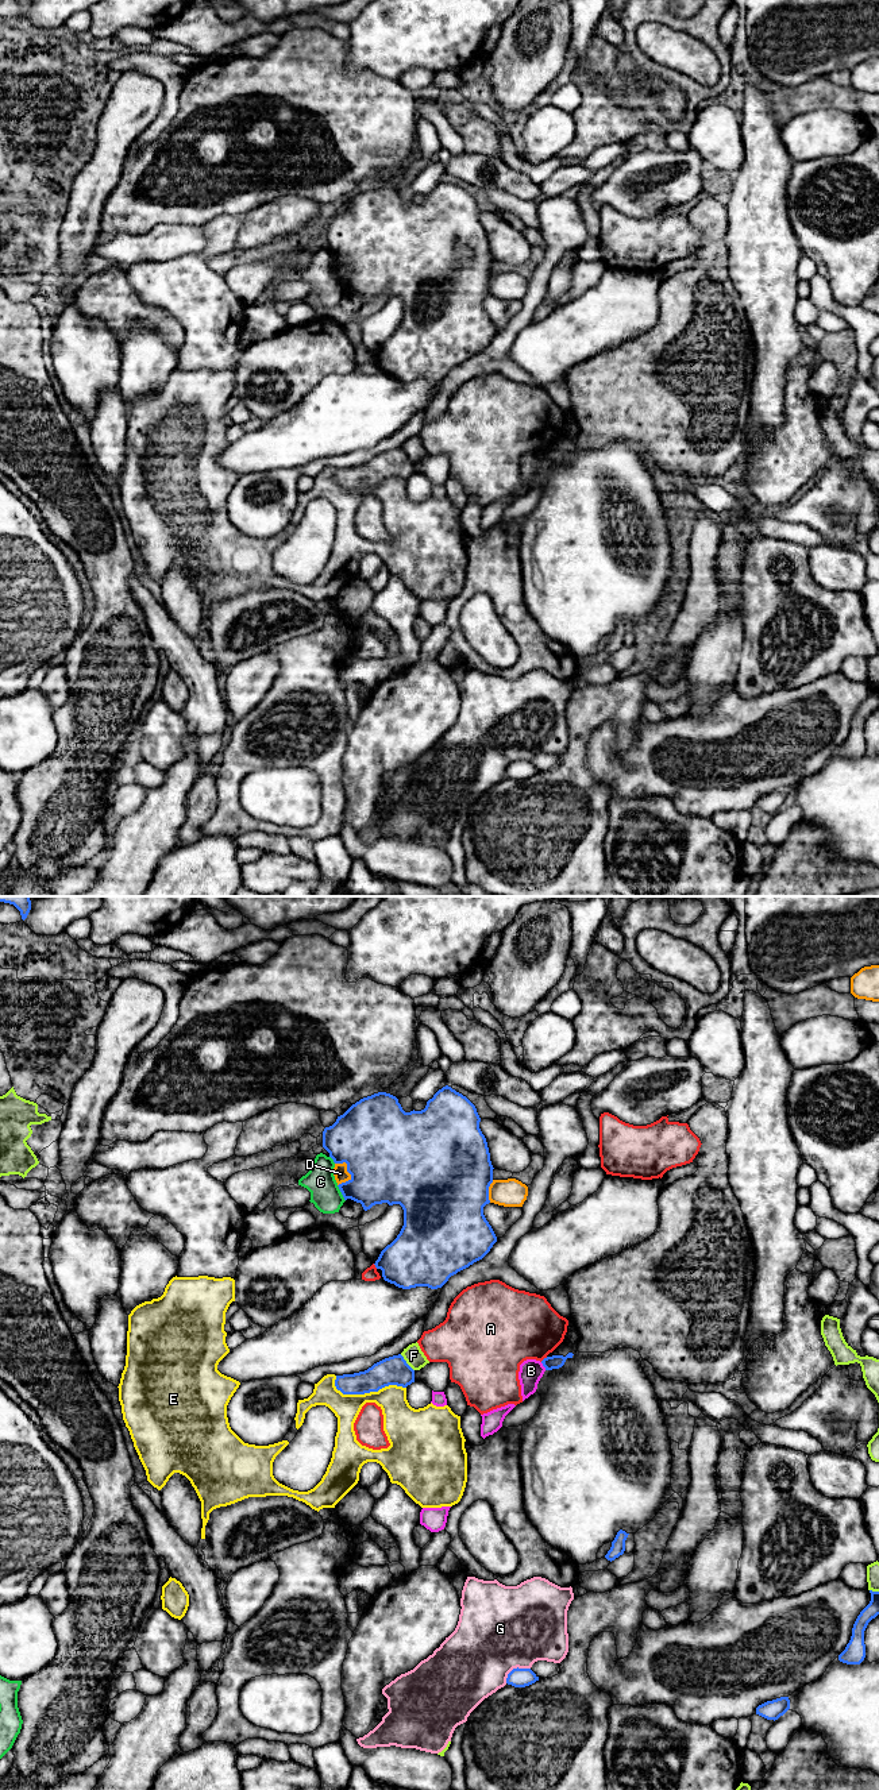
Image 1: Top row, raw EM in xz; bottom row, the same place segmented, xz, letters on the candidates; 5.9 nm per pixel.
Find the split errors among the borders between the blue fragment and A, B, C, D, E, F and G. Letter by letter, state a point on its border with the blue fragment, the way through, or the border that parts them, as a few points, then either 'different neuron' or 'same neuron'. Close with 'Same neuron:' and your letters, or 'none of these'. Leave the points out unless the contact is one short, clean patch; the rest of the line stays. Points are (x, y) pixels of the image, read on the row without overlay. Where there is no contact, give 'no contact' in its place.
A: contact xz (544, 451); different neuron
B: contact xz (543, 458); border xz (540, 455), (546, 462); different neuron
C: contact xz (342, 286); different neuron
D: contact xz (351, 269); different neuron
E: contact xz (367, 485); different neuron
F: contact xz (405, 455); different neuron
G: contact xz (515, 762); different neuron
Same neuron: none of these

